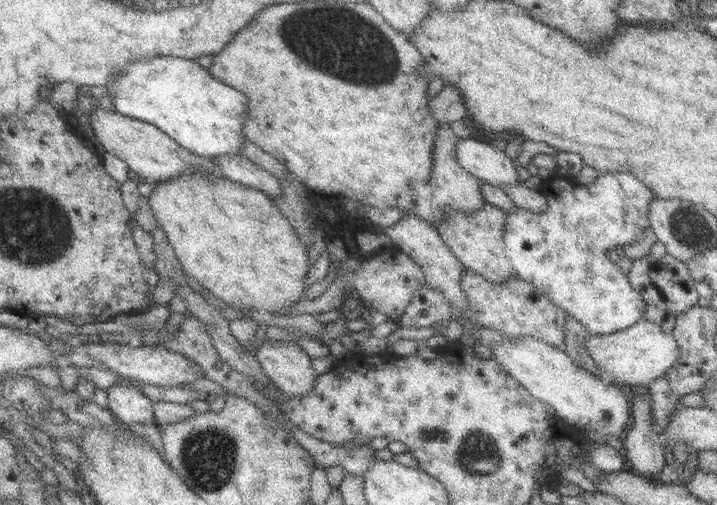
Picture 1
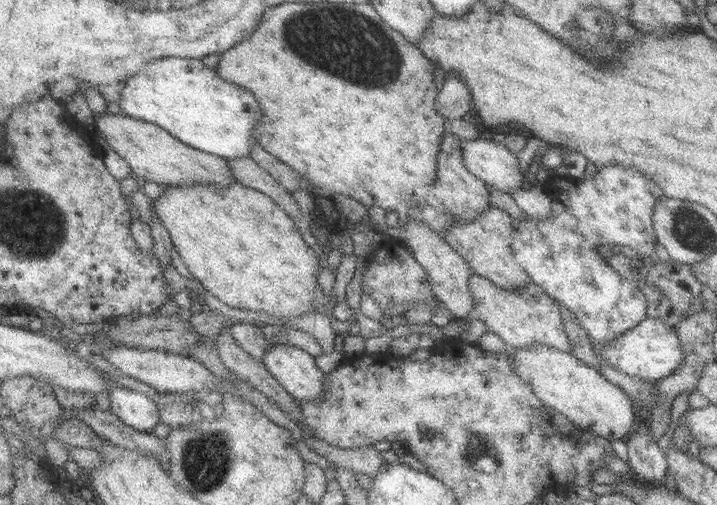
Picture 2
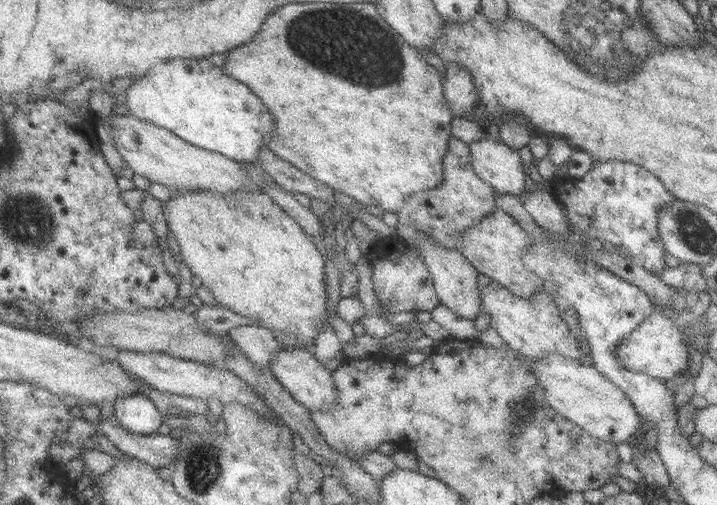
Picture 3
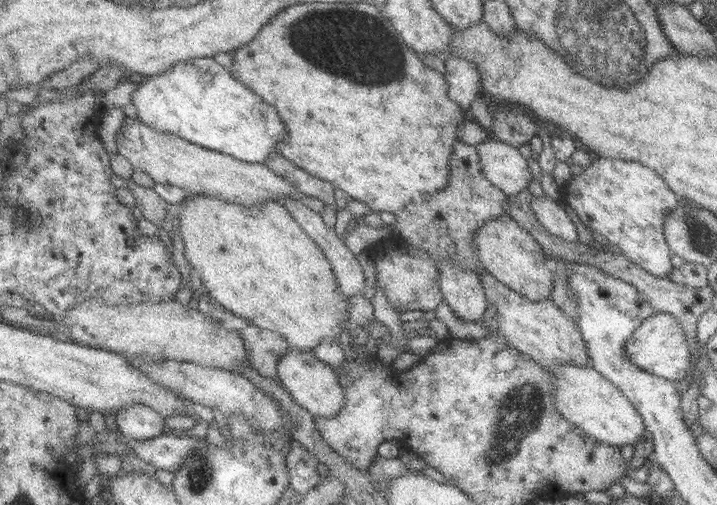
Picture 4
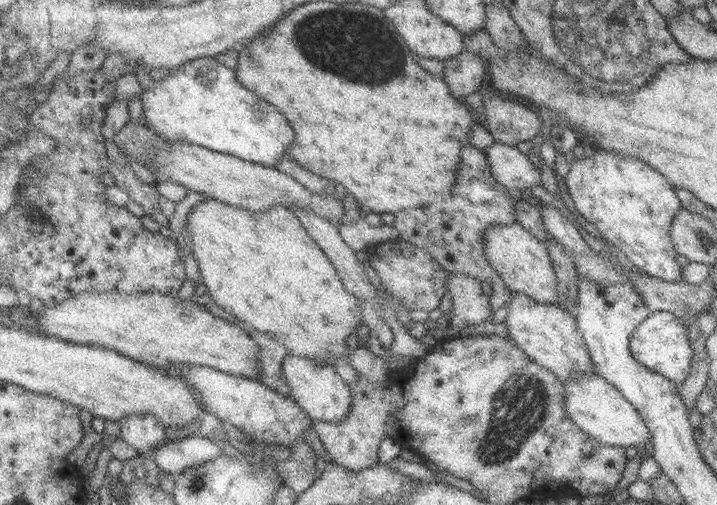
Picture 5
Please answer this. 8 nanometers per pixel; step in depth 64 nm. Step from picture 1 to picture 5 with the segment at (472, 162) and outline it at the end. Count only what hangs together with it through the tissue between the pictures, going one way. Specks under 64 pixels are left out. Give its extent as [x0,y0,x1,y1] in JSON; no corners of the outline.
[485,141,541,193]

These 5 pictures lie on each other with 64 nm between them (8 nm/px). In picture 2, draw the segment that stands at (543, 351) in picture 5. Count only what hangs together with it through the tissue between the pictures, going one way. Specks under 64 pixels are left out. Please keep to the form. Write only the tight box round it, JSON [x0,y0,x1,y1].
[468,275,573,354]

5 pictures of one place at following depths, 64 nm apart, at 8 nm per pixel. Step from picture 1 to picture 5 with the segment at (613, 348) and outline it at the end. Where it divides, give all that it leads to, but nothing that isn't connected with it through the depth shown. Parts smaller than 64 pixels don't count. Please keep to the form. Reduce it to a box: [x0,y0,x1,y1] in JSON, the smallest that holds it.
[631,312,694,385]

